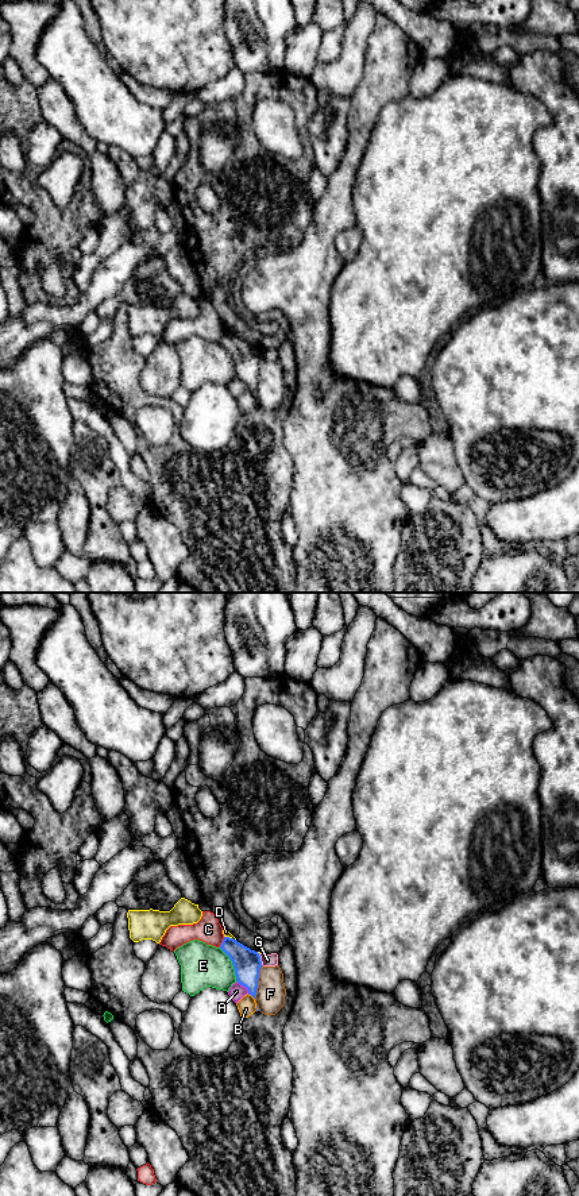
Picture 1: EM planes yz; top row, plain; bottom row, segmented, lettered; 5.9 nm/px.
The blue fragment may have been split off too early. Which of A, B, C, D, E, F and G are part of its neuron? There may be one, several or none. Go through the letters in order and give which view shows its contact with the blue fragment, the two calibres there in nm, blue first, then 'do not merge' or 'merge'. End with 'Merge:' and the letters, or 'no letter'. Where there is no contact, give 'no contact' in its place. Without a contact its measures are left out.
A: yz | 160/90 nm | do not merge
B: yz | 160/110 nm | do not merge
C: yz | 160/150 nm | do not merge
D: yz | 160/40 nm | do not merge
E: yz | 160/260 nm | do not merge
F: yz | 160/180 nm | do not merge
G: yz | 160/80 nm | do not merge
Merge: no letter

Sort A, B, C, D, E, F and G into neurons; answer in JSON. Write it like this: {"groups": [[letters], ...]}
{"groups": [["A"], ["B"], ["C"], ["D"], ["E"], ["F"], ["G"]]}

